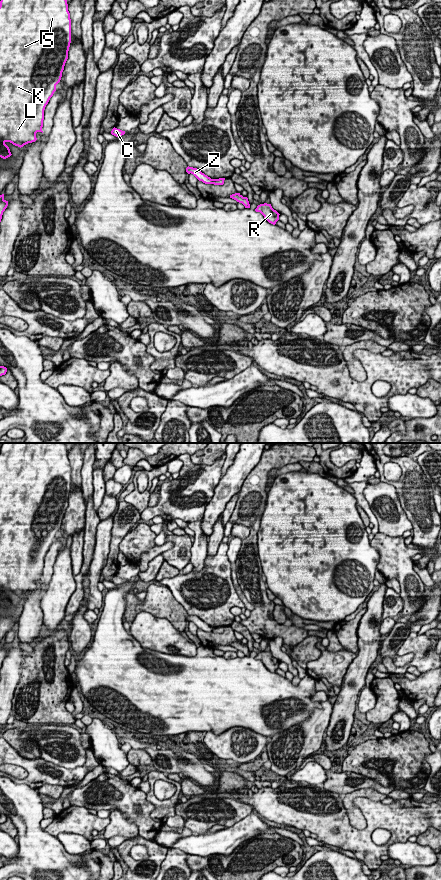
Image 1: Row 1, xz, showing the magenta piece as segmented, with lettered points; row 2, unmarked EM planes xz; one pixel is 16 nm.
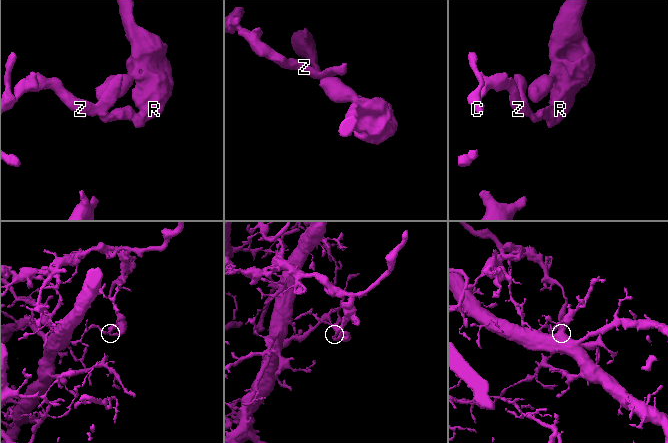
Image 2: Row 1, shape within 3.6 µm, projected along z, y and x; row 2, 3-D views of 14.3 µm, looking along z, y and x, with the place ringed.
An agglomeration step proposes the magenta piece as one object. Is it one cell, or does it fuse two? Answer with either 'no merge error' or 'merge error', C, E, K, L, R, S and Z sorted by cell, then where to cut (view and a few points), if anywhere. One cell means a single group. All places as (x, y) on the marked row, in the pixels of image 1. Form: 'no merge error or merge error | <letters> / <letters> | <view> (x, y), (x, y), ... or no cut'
merge error | C E K L S Z / R | xz (213, 179), (211, 183)

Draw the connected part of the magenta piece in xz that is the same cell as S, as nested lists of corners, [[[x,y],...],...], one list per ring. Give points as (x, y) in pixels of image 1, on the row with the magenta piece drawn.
[[[1,0],[0,1],[0,157],[6,159],[12,154],[5,144],[10,142],[15,146],[23,147],[37,140],[36,133],[42,132],[44,110],[60,82],[68,51],[71,43],[71,19],[67,0]]]

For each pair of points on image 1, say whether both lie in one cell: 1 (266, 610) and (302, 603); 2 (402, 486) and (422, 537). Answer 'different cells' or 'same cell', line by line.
1: different cells
2: same cell

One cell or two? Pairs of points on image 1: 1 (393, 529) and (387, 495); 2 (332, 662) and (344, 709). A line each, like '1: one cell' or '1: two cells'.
1: one cell
2: two cells

